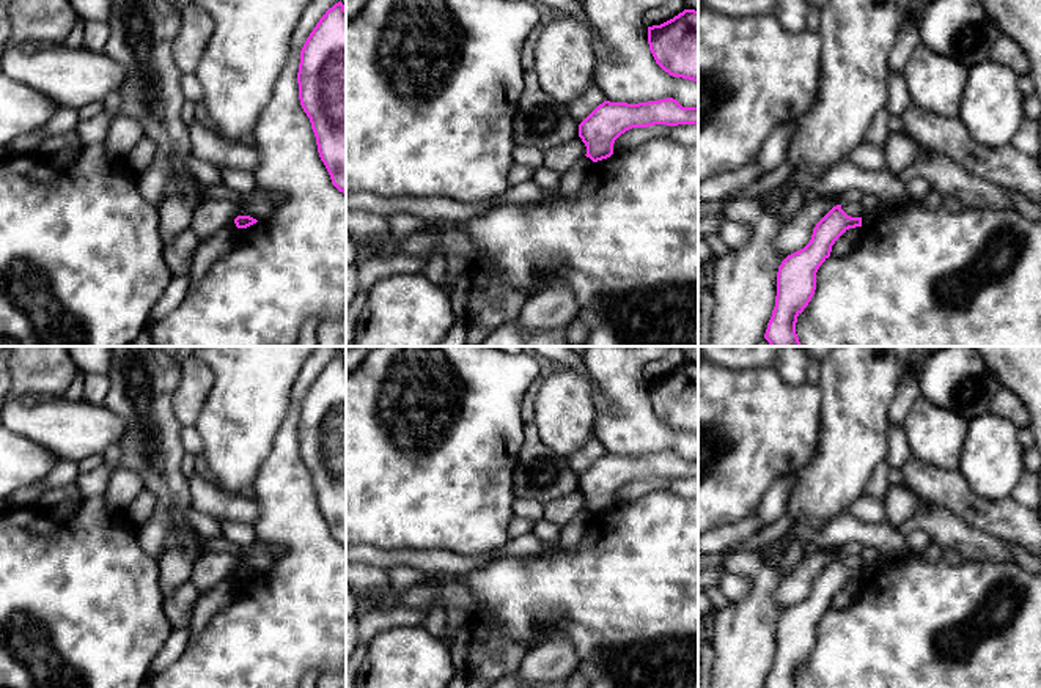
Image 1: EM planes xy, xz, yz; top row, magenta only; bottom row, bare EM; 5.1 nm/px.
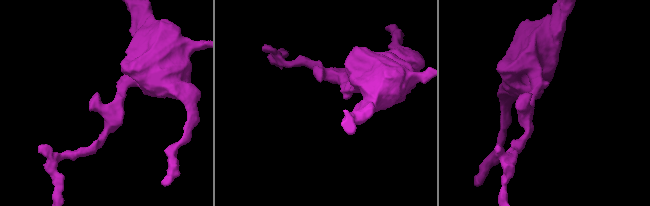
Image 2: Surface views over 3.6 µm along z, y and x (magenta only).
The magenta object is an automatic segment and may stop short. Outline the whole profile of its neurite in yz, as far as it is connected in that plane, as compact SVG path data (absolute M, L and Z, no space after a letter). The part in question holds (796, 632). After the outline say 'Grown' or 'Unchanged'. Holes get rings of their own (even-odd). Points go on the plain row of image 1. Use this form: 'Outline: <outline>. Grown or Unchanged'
Outline: M837 557L816 576L810 595L782 614L775 660L764 688L797 688L797 669L815 647L819 619L830 609L835 594L855 579L862 579L862 570L851 570Z. Unchanged

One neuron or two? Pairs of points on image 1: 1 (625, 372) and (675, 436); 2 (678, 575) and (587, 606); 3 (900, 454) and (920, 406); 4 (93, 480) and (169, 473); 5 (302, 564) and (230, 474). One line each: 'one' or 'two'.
1: one
2: one
3: two
4: one
5: two

